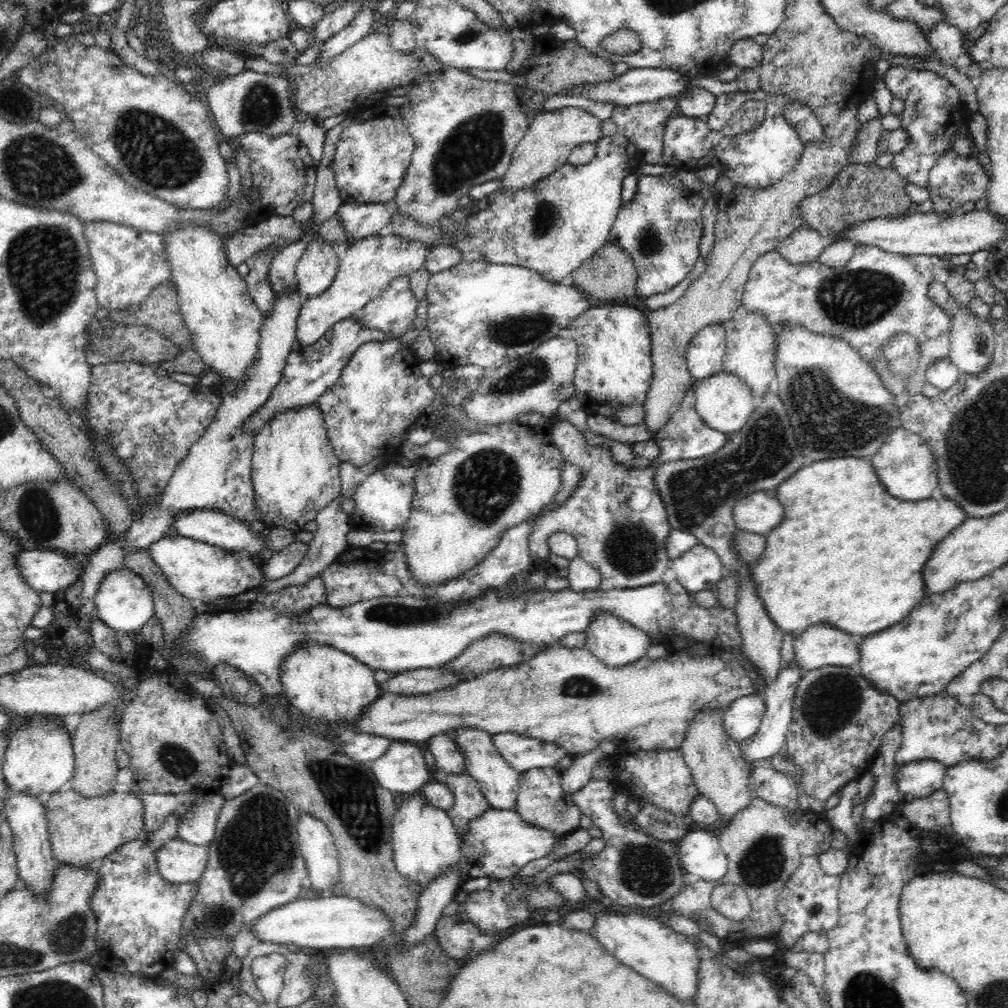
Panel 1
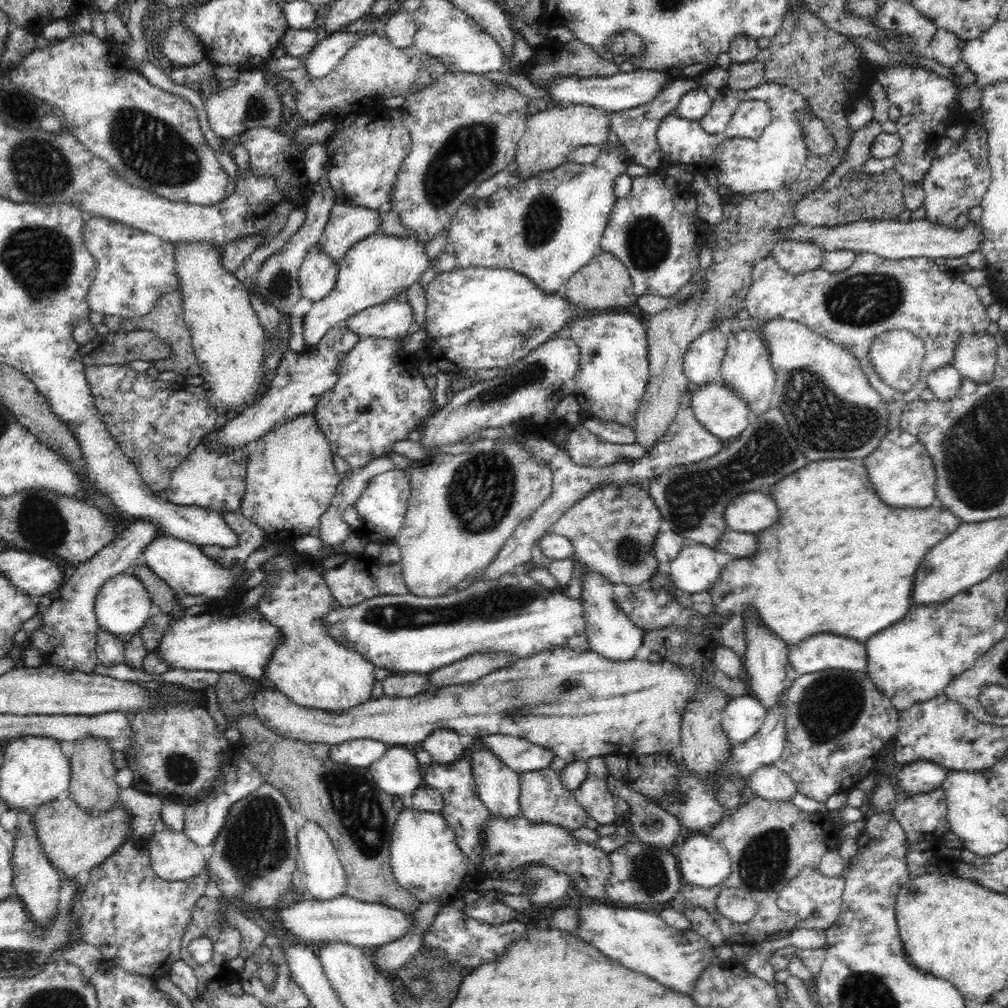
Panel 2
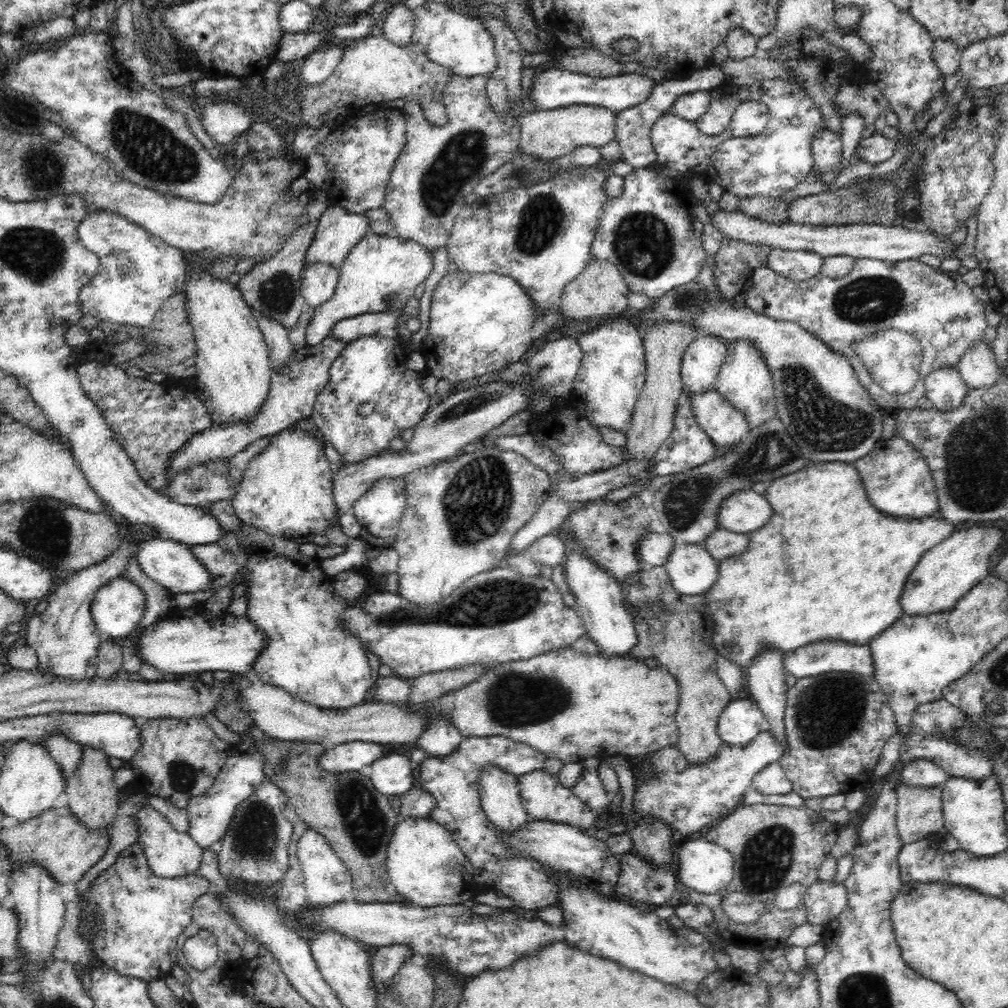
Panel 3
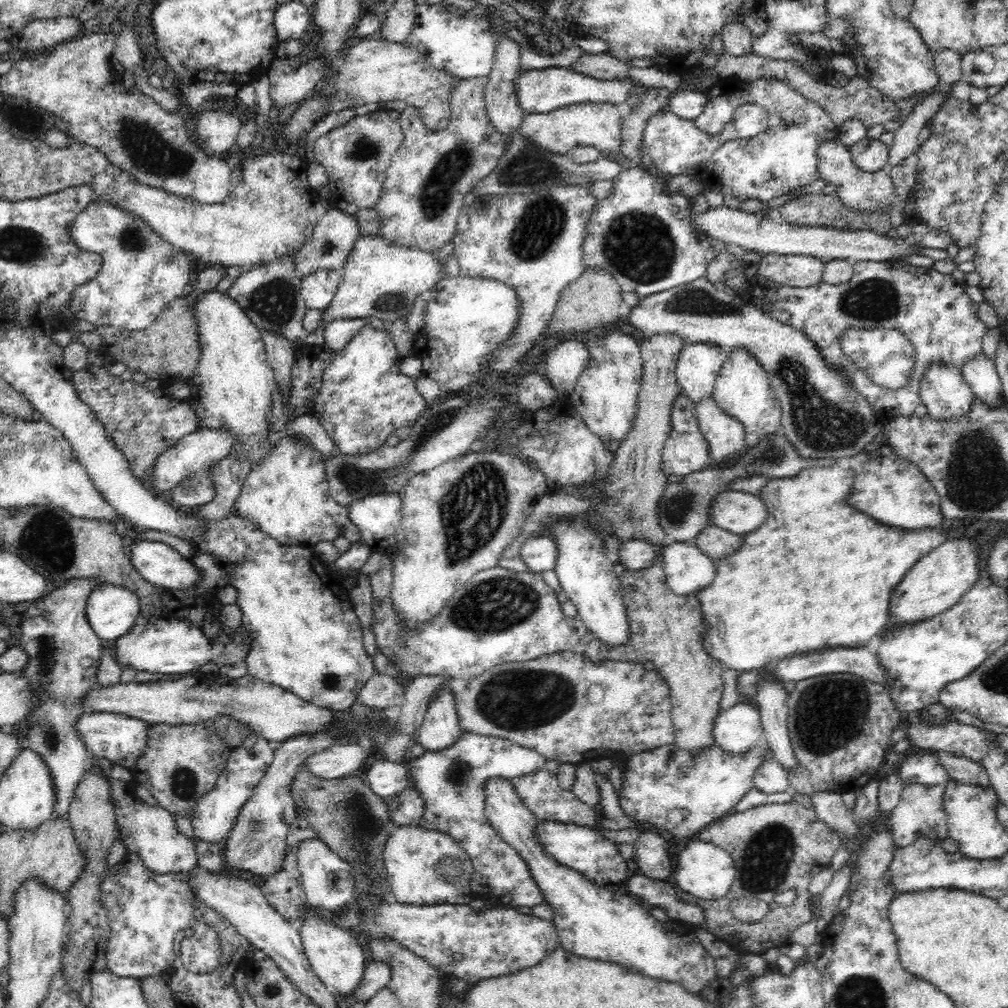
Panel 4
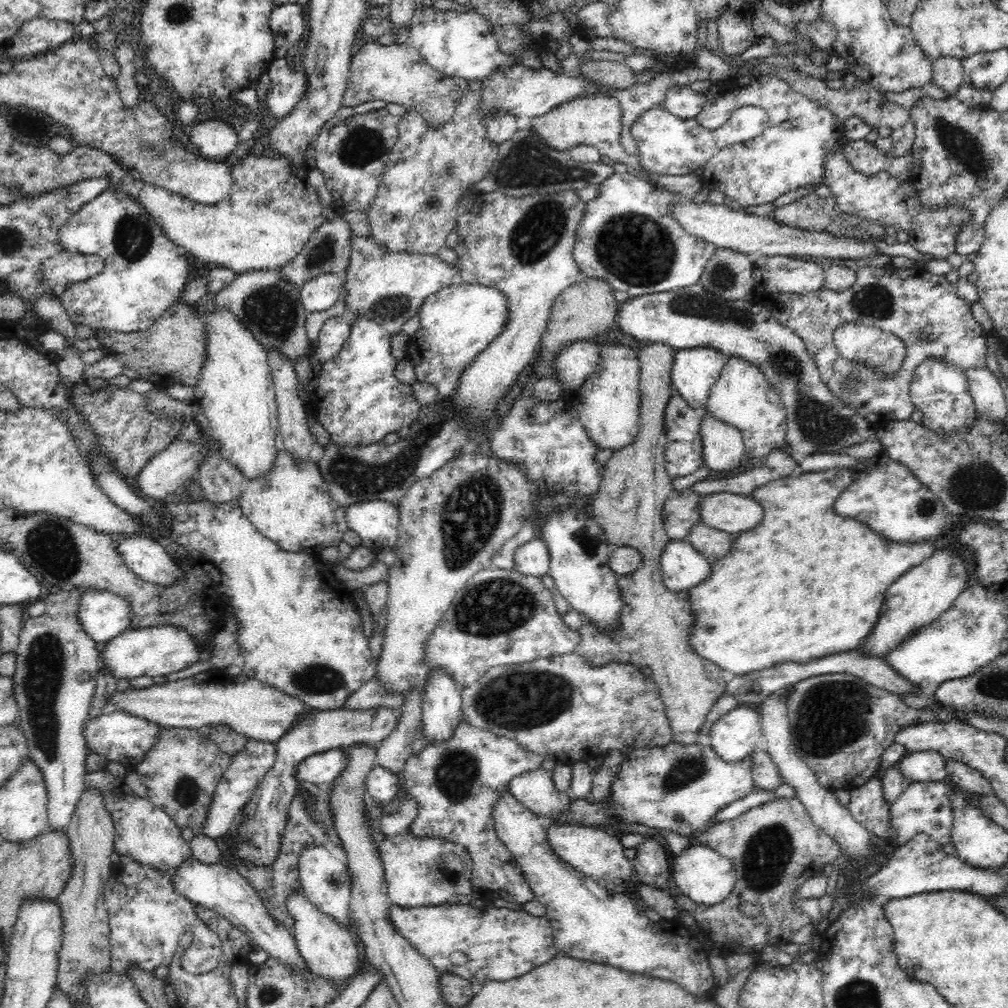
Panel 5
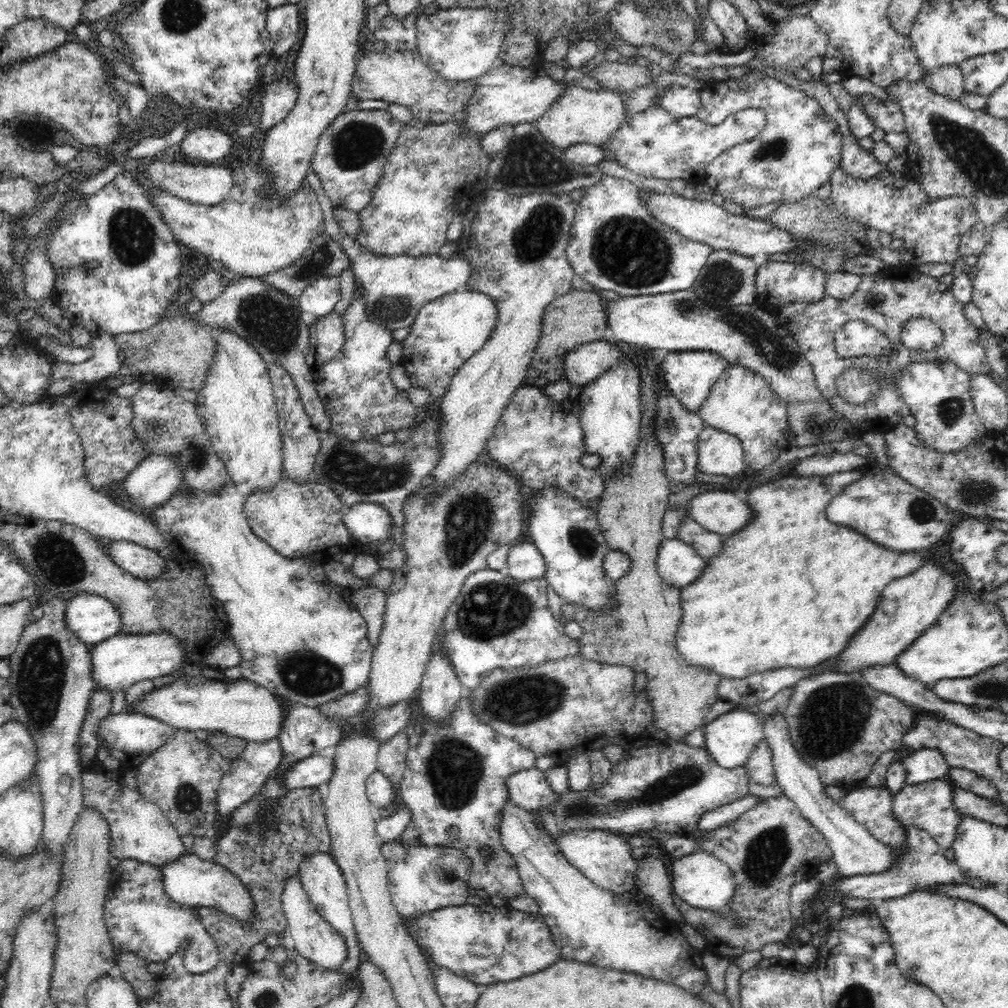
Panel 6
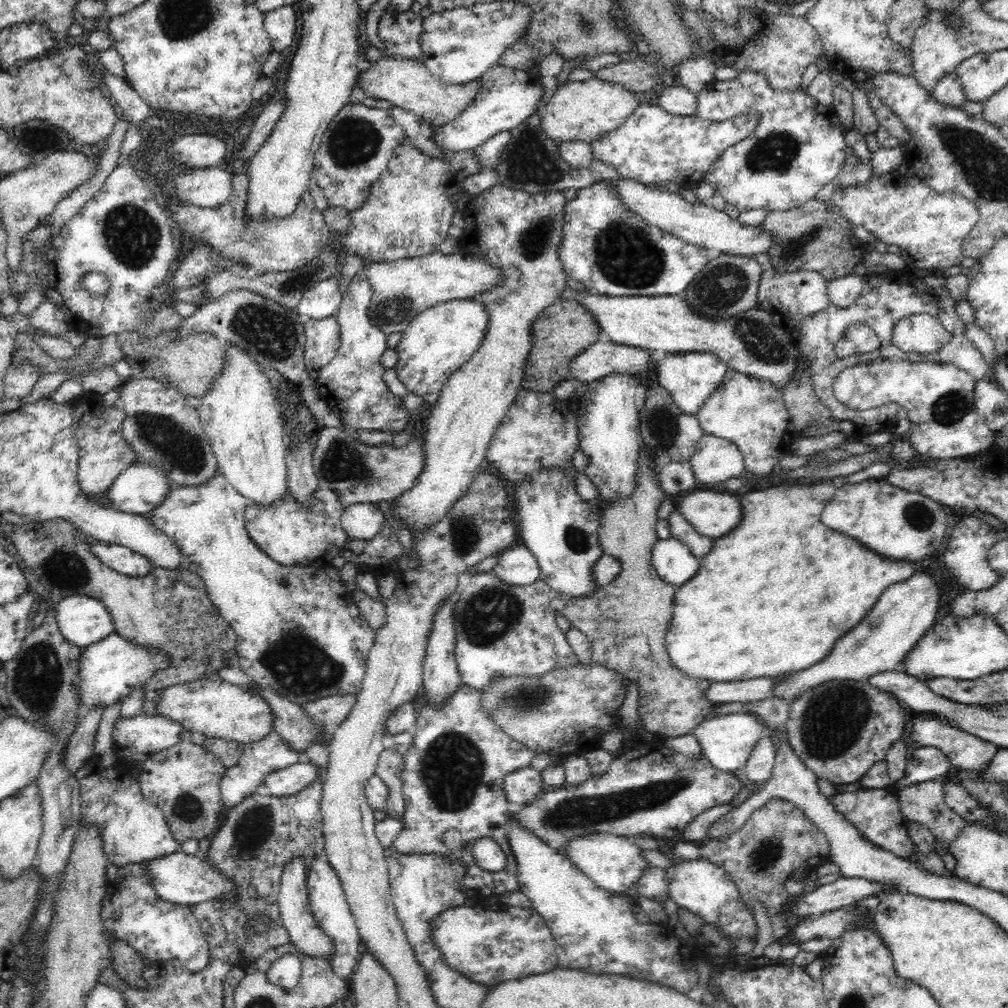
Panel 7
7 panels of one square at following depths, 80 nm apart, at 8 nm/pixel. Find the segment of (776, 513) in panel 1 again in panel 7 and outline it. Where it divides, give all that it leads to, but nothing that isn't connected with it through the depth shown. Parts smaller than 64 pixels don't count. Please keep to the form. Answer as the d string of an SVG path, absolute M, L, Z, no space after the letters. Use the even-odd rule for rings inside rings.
M695 489L686 493L680 500L677 511L694 527L694 530L708 538L718 538L728 534L741 520L740 500L728 492L712 492L712 490Z

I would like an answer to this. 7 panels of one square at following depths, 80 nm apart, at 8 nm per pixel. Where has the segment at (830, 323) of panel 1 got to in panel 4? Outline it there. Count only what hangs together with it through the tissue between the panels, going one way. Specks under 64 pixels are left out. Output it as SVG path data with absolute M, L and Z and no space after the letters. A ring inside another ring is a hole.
M898 260L860 261L854 262L853 267L850 280L836 286L822 280L814 286L796 288L755 276L746 301L760 307L760 310L782 324L789 324L805 334L834 371L846 373L846 381L868 401L874 410L874 417L884 425L898 416L911 416L920 402L920 395L899 396L870 382L866 372L842 351L839 340L847 328L884 327L903 332L918 348L919 361L922 363L920 378L930 364L962 369L966 362L983 352L983 336L989 328L977 317L978 305L966 293L966 284L955 281L952 273L942 274L933 268L912 266Z

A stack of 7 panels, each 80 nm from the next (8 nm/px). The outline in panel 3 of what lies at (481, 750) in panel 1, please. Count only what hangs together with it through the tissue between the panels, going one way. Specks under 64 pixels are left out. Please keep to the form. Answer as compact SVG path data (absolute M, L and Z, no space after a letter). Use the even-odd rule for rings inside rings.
M486 766L480 772L478 785L483 811L498 833L508 835L520 831L529 821L515 775L495 766Z

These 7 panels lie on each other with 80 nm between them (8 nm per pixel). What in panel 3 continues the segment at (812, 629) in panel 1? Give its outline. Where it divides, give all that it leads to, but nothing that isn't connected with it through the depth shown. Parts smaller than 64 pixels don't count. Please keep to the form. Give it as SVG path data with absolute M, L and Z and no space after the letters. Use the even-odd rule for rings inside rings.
M820 640L820 642L800 646L794 652L784 653L783 663L785 673L792 674L797 679L816 676L824 672L850 672L862 676L874 676L876 674L870 645L850 644L841 640Z

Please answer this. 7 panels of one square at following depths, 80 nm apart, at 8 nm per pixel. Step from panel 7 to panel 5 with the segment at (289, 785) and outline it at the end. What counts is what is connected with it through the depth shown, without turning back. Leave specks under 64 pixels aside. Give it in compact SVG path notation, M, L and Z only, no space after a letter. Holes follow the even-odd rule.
M344 748L329 749L305 758L297 766L295 779L300 782L311 782L312 784L331 783L346 766Z

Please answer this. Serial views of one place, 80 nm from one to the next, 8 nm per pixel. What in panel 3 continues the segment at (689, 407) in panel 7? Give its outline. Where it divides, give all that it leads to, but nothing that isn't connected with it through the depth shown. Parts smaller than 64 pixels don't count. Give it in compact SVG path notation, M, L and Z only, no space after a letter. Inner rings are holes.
M700 335L684 352L681 376L686 393L698 395L717 387L728 342L717 336Z

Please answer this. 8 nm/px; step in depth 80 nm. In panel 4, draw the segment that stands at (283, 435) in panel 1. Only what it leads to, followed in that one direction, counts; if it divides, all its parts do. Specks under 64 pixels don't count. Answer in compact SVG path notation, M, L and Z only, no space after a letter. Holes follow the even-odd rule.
M295 436L280 438L264 460L251 466L233 510L280 544L309 547L320 540L333 542L341 535L349 513L347 507L331 498L325 461L314 456L307 437Z

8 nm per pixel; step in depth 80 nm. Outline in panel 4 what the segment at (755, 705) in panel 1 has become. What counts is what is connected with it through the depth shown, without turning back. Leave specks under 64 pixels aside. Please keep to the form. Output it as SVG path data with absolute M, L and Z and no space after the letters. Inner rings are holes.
M737 702L715 718L714 745L728 754L744 754L757 744L762 732L759 710L750 704Z

